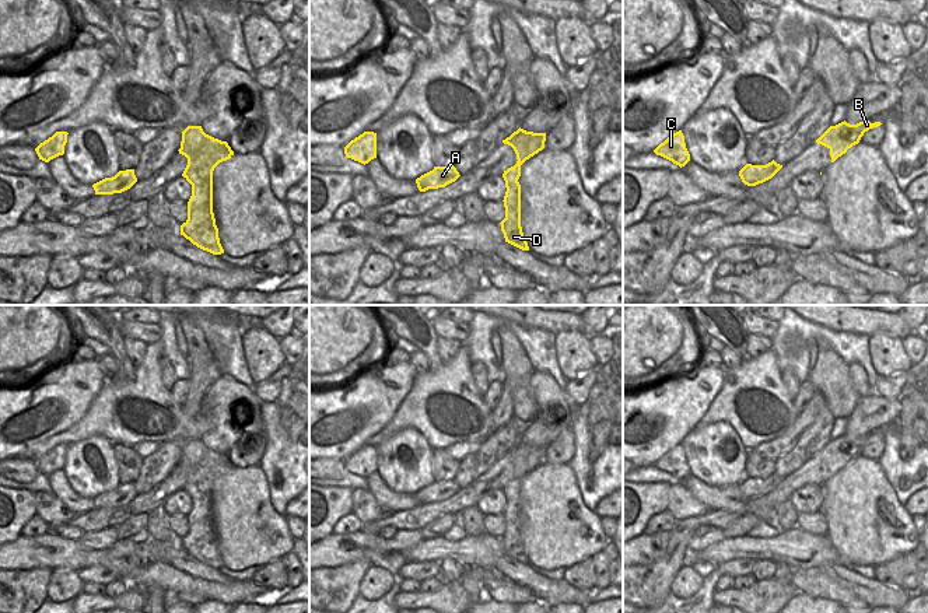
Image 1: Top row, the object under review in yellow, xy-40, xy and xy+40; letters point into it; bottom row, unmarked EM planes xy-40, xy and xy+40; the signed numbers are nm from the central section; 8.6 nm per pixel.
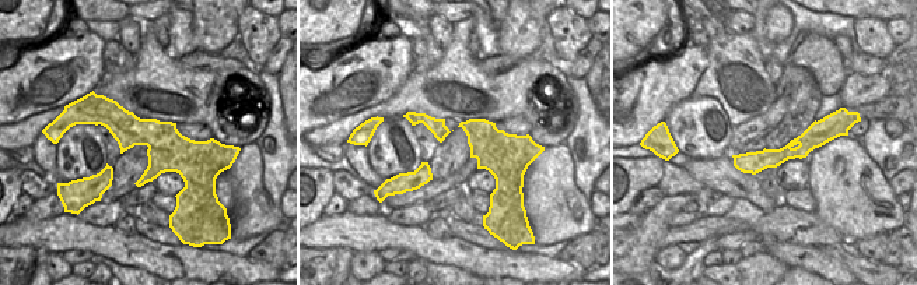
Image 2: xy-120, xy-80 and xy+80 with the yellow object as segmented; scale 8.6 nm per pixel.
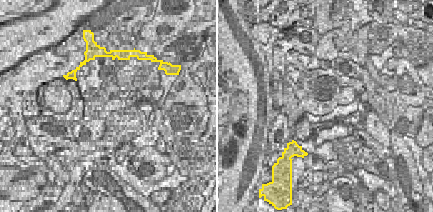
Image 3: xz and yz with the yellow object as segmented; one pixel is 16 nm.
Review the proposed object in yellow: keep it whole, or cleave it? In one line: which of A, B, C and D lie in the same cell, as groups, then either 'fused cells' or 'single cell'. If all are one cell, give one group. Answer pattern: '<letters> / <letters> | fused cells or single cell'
A B / C D | fused cells

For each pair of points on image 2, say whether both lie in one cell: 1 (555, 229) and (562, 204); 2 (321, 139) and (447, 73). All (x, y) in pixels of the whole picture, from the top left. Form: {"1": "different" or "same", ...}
{"1": "same", "2": "same"}

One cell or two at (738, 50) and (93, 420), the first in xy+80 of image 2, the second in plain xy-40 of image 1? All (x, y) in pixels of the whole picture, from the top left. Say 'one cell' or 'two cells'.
one cell

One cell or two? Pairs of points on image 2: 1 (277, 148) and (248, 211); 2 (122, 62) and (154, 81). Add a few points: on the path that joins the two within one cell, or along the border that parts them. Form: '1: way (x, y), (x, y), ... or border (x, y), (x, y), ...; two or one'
1: border (258, 148), (262, 157), (262, 186), (277, 208); two
2: border (135, 56), (135, 63), (128, 70), (101, 83); two

